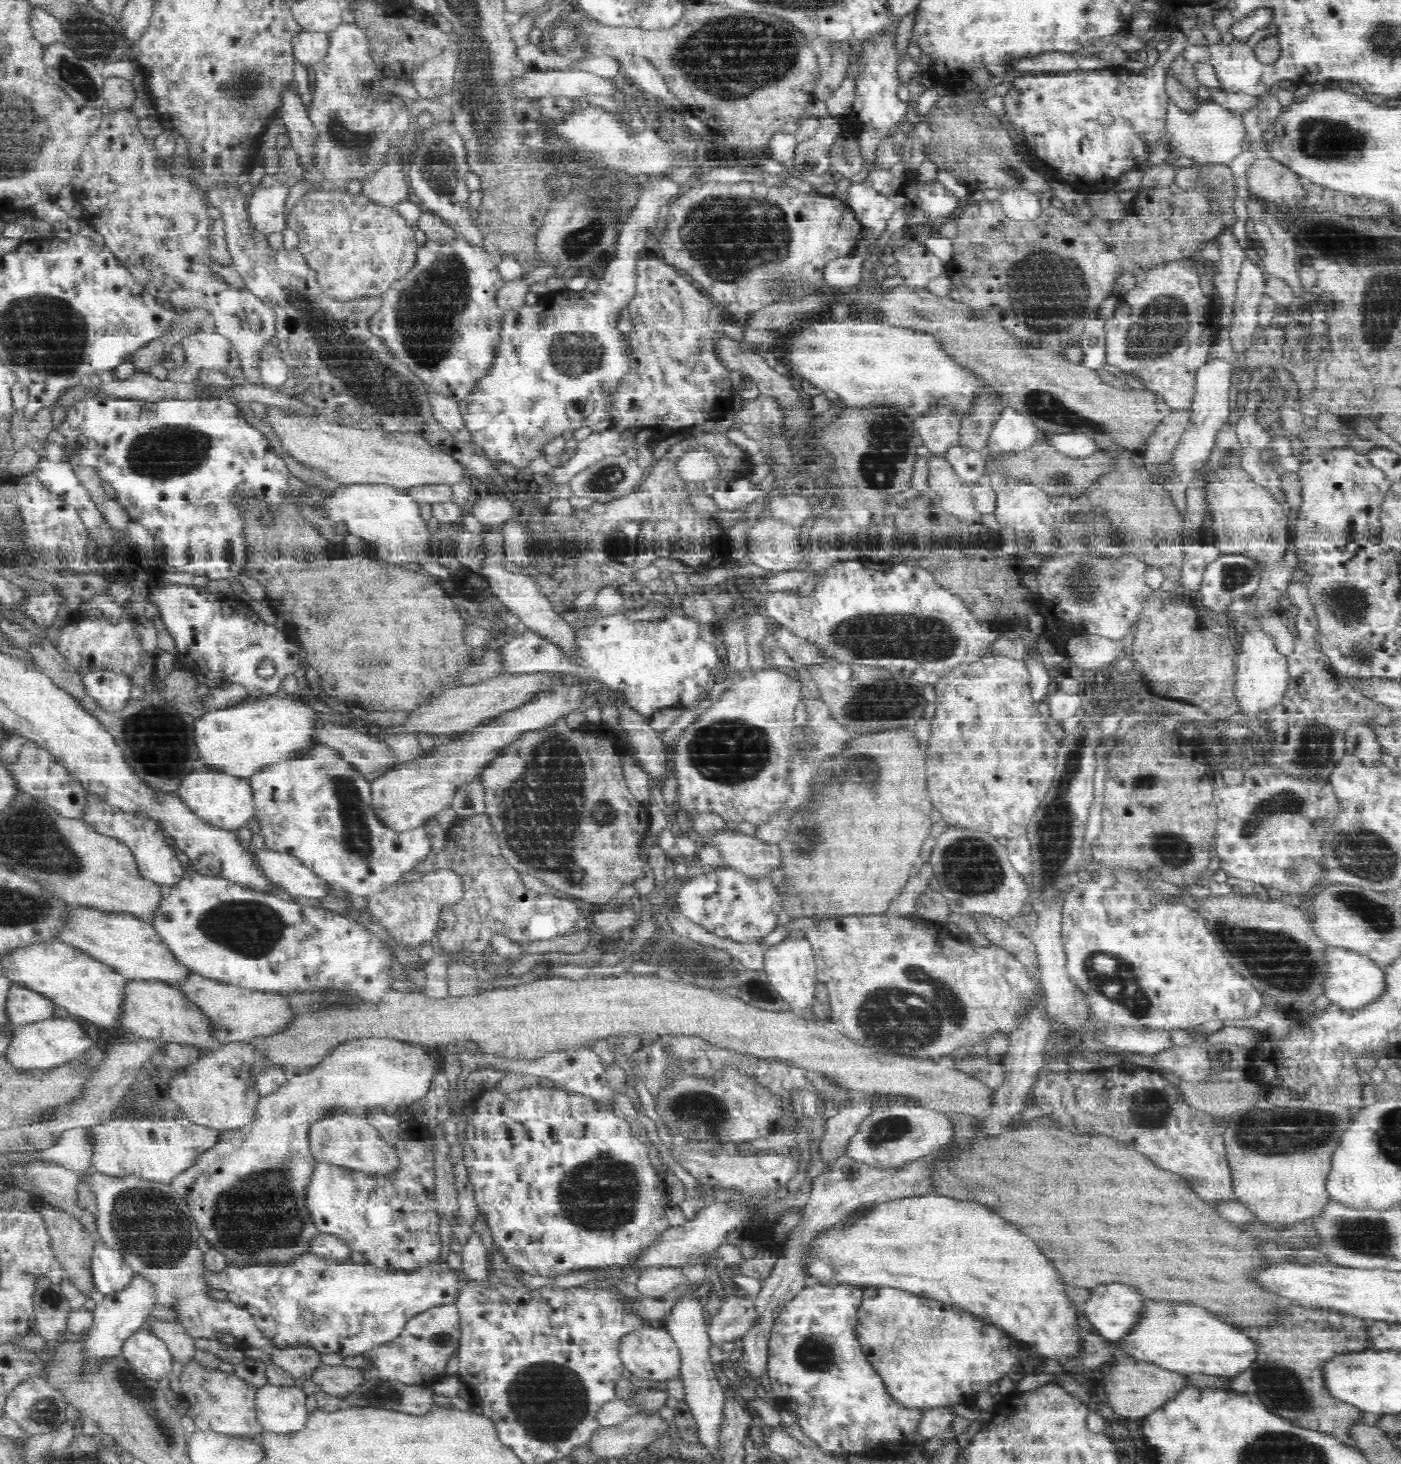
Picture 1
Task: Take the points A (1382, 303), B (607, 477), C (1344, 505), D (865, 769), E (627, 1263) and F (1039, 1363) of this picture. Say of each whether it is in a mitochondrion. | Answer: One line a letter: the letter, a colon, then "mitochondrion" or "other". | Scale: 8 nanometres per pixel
A: mitochondrion
B: mitochondrion
C: other
D: mitochondrion
E: other
F: other

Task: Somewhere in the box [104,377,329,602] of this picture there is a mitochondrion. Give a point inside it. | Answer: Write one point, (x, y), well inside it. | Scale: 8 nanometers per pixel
(167, 447)

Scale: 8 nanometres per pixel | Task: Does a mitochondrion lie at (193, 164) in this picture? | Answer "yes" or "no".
no

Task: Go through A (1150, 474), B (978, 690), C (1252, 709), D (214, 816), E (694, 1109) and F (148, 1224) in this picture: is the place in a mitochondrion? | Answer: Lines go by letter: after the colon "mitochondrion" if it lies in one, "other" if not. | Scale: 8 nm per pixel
A: other
B: other
C: other
D: other
E: mitochondrion
F: mitochondrion

